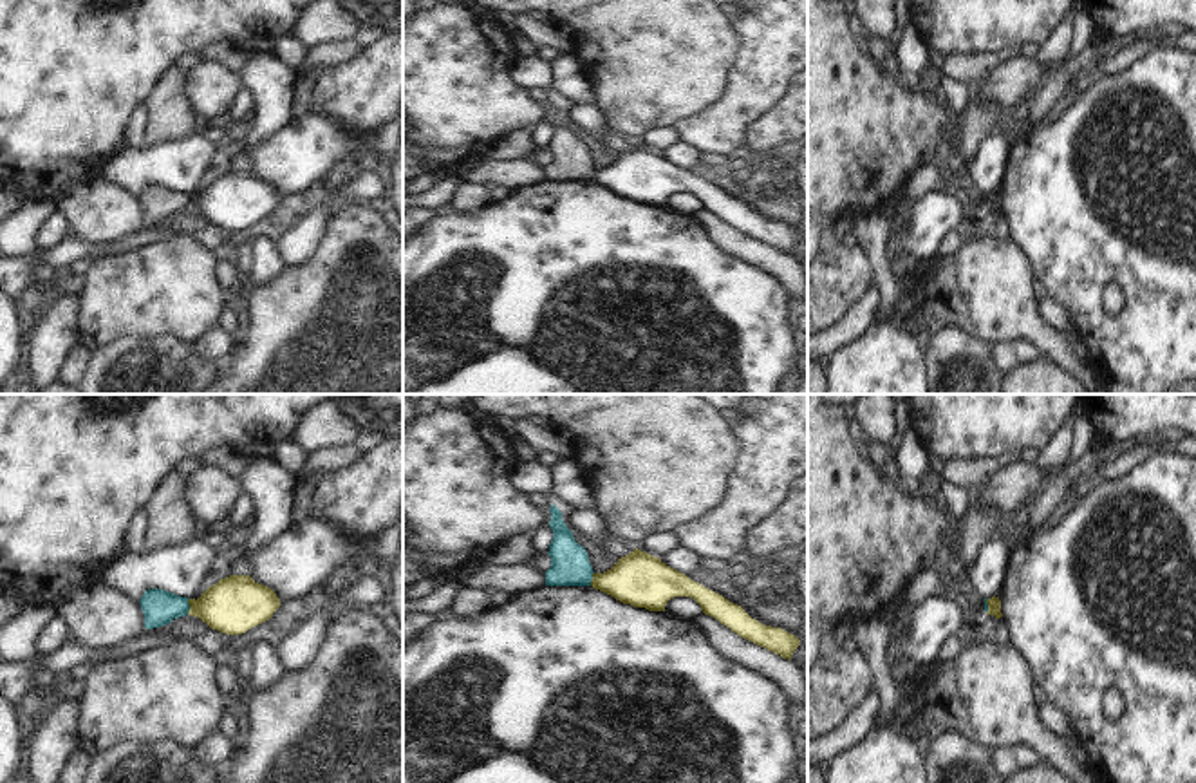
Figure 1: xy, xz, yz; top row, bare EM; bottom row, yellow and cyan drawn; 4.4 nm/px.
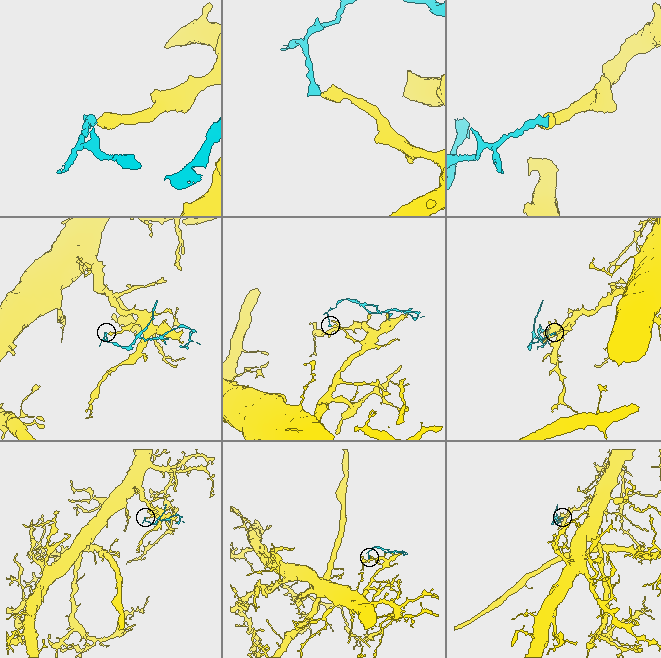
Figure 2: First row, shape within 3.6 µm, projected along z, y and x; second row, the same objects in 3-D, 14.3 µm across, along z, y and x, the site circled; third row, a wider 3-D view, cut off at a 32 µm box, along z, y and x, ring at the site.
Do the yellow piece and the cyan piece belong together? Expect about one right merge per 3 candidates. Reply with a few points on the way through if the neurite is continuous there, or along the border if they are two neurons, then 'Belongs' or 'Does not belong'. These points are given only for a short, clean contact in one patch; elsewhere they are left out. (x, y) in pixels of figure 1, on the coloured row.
Boundary: xy (190, 599), (186, 613). Does not belong.

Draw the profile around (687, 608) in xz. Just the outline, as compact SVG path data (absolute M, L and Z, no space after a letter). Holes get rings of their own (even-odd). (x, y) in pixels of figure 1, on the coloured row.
M690 597L670 599L665 606L665 611L685 620L694 620L703 613L701 606Z

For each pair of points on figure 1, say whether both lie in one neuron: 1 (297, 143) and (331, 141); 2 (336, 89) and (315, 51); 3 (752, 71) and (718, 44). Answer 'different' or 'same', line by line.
1: same
2: different
3: different

